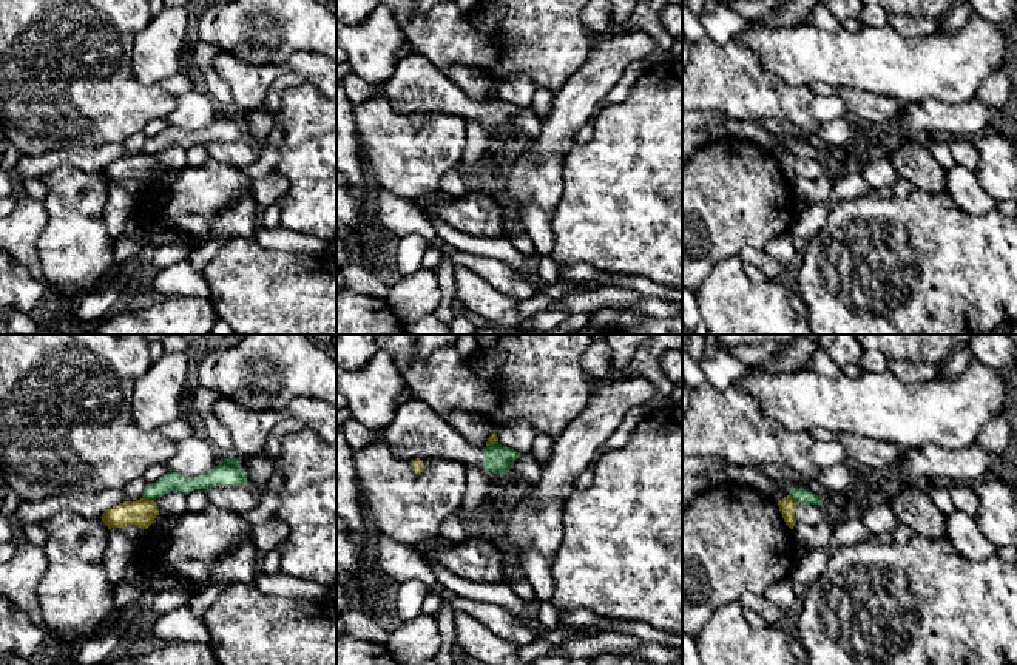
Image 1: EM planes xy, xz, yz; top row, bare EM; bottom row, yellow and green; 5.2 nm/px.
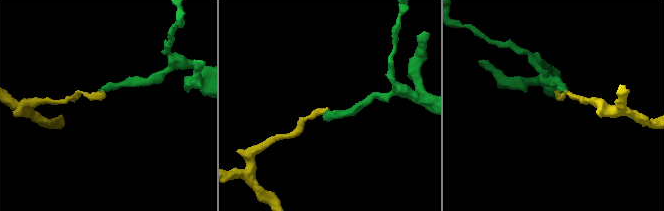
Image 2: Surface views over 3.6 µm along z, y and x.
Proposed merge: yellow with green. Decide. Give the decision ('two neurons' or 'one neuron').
two neurons

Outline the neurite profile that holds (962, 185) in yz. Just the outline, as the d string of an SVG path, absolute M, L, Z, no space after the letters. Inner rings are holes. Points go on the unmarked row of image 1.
M961 165L944 171L944 193L963 211L983 214L995 210L995 201L982 188L975 173Z

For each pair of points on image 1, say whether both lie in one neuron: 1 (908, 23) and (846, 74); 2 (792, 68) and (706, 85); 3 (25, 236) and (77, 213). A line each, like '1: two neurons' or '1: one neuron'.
1: two neurons
2: two neurons
3: two neurons

